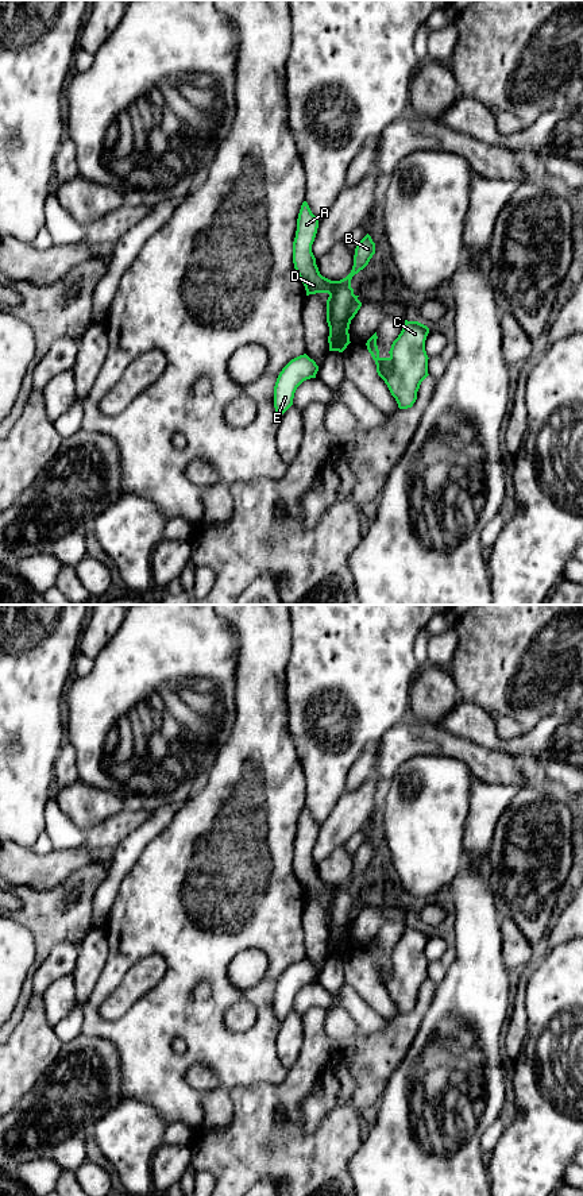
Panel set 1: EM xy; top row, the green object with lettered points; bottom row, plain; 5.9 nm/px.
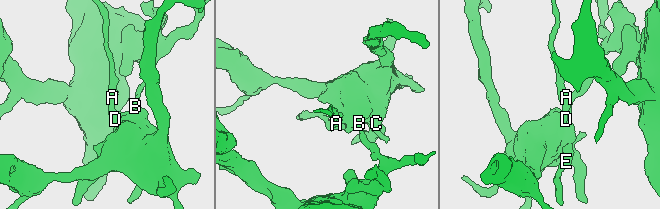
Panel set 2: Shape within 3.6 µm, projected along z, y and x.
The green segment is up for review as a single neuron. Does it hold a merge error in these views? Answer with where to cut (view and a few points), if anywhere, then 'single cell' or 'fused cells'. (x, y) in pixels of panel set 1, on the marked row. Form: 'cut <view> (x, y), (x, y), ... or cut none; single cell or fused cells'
cut xy (338, 281), (332, 300), (332, 319), (335, 324), (329, 330); fused cells

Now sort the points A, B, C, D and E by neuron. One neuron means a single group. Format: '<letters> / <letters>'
A C D / B E

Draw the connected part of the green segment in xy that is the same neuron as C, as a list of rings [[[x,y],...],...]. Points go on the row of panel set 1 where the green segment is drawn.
[[[405,320],[404,328],[393,342],[389,358],[381,358],[377,346],[377,332],[366,346],[377,364],[378,375],[387,385],[399,409],[412,408],[417,391],[428,374],[425,340],[429,328],[418,321]]]

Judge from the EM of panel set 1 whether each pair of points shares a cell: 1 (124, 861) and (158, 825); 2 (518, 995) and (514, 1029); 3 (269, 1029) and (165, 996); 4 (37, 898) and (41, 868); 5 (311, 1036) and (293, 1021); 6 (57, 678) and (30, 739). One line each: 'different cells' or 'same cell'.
1: same cell
2: same cell
3: same cell
4: different cells
5: different cells
6: same cell

